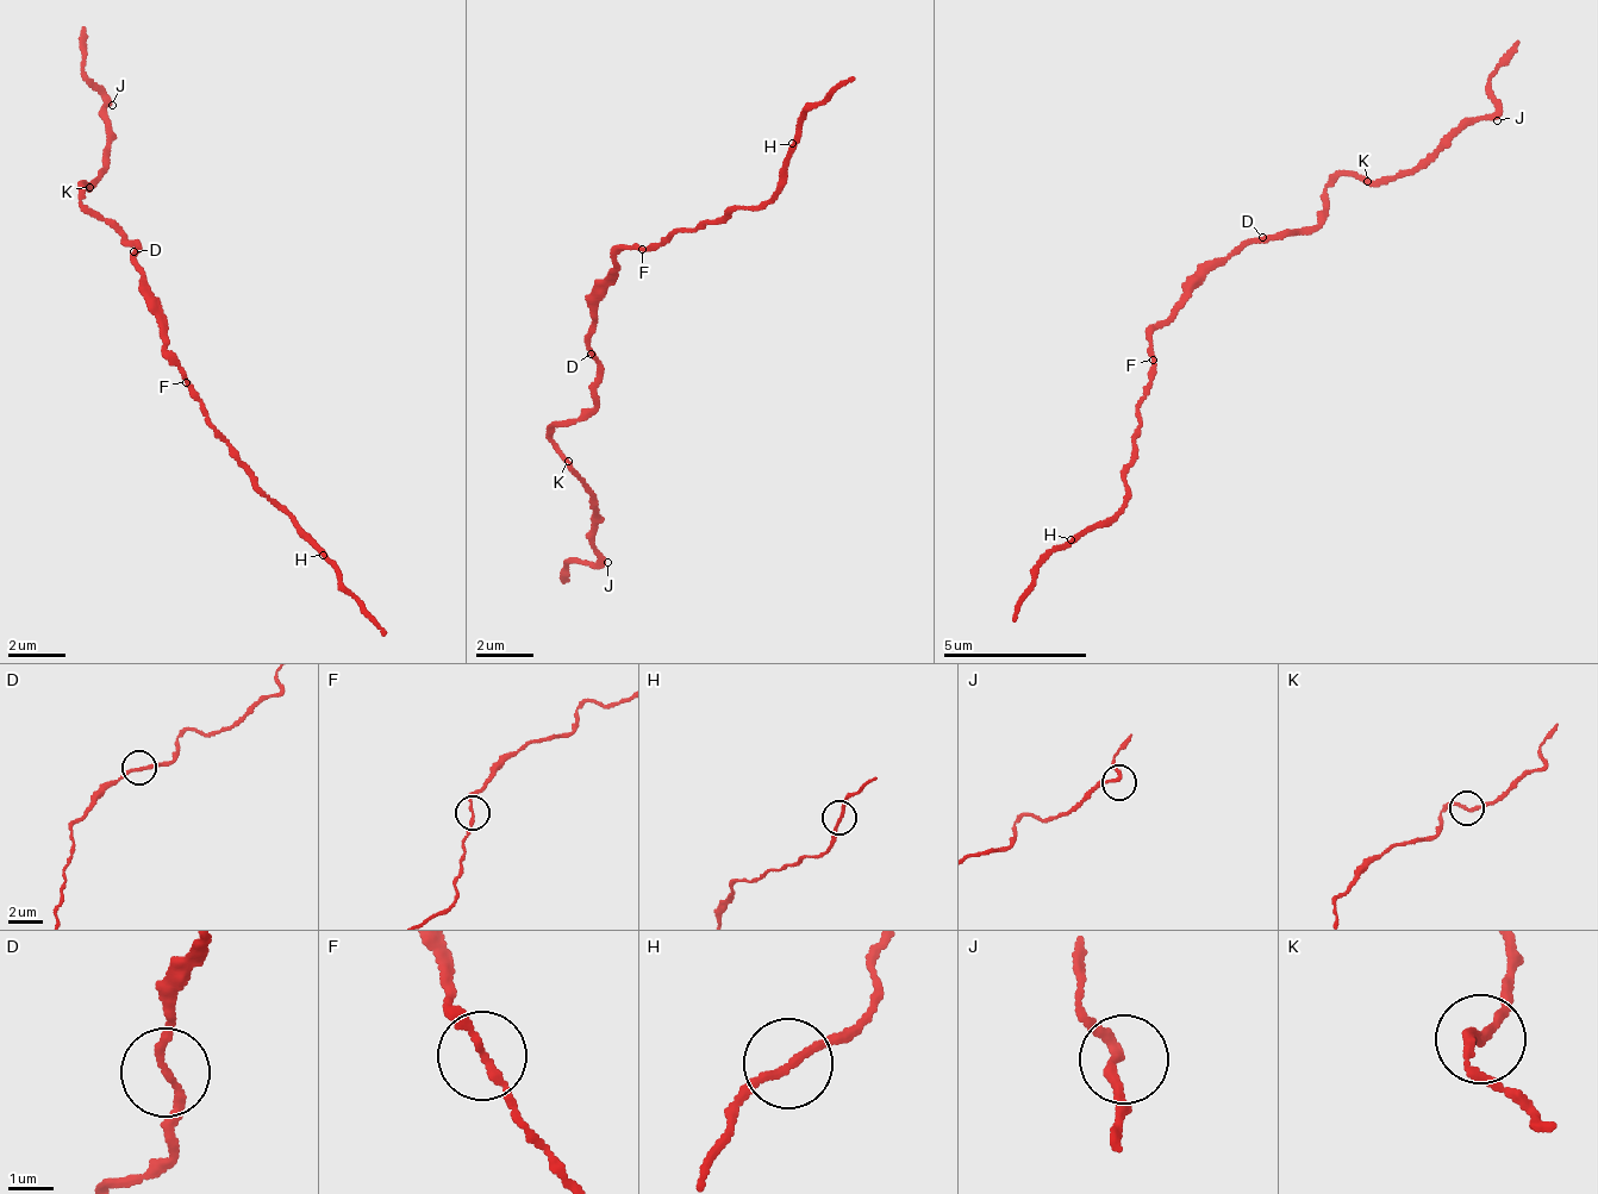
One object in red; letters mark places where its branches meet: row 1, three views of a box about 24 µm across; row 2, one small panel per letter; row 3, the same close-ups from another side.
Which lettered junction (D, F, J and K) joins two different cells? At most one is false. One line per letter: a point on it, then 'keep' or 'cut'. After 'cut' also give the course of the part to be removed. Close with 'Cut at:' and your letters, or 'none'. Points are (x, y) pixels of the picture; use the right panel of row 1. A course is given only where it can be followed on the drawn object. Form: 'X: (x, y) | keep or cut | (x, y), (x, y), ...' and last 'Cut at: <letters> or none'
D: (1262, 237) | keep
F: (1153, 360) | keep
J: (1497, 120) | keep
K: (1367, 181) | keep
Cut at: none

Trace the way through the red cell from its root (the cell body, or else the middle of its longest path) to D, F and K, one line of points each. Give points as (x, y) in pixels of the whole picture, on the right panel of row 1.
D: (1205, 274), (1233, 251), (1262, 237)
F: (1205, 274), (1159, 326), (1149, 343), (1152, 358)
K: (1205, 274), (1246, 244), (1278, 230), (1311, 229), (1329, 188), (1342, 173), (1359, 173), (1367, 181)

